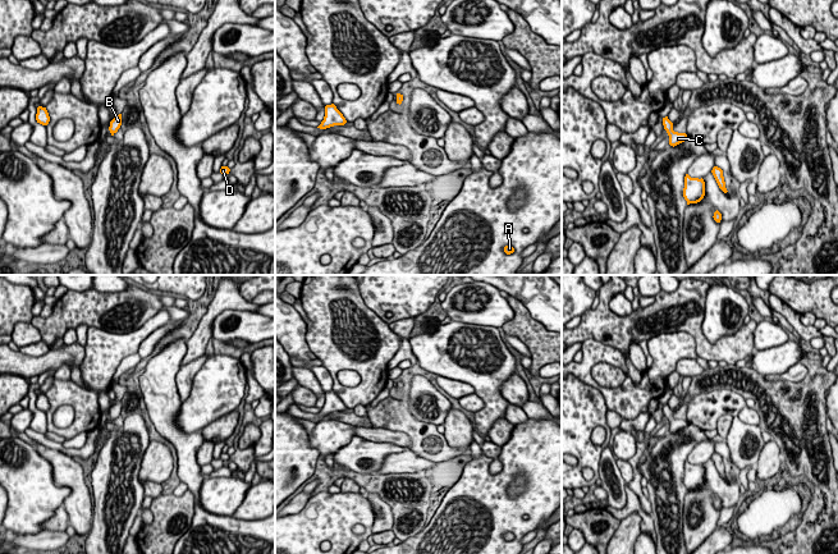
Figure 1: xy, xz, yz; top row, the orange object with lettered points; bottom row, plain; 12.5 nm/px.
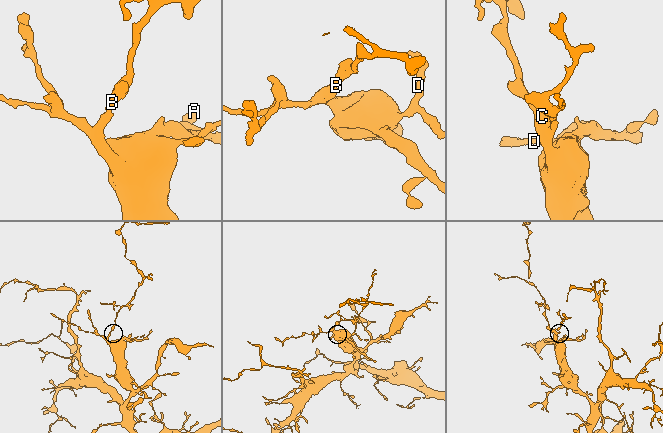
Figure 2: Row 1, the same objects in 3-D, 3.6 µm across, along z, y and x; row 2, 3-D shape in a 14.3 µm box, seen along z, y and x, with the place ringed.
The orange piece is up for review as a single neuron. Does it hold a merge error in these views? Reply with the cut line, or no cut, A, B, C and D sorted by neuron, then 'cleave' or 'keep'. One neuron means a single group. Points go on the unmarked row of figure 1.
cut none; groups A B C D; keep

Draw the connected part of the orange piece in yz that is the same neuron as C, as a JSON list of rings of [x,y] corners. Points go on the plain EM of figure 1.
[[[668,403],[663,404],[663,412],[669,422],[669,431],[677,432],[687,426],[686,420],[678,420],[673,417],[673,409],[668,406]]]

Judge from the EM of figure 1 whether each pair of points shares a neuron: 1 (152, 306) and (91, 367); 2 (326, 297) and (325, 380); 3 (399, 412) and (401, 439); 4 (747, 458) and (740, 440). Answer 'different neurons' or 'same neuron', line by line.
1: different neurons
2: different neurons
3: different neurons
4: same neuron

